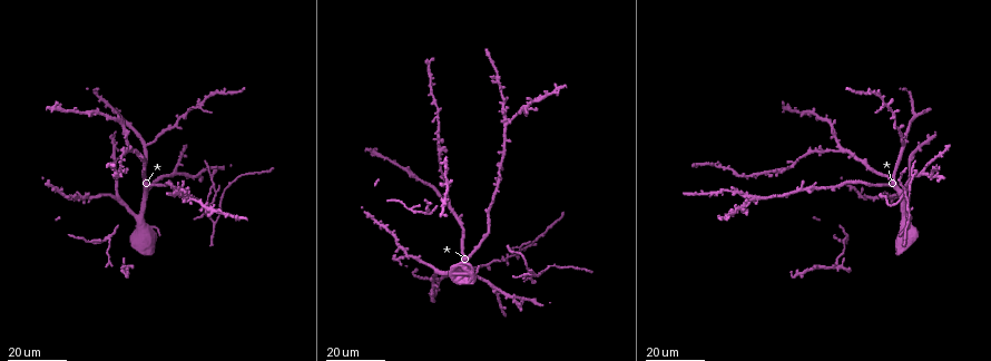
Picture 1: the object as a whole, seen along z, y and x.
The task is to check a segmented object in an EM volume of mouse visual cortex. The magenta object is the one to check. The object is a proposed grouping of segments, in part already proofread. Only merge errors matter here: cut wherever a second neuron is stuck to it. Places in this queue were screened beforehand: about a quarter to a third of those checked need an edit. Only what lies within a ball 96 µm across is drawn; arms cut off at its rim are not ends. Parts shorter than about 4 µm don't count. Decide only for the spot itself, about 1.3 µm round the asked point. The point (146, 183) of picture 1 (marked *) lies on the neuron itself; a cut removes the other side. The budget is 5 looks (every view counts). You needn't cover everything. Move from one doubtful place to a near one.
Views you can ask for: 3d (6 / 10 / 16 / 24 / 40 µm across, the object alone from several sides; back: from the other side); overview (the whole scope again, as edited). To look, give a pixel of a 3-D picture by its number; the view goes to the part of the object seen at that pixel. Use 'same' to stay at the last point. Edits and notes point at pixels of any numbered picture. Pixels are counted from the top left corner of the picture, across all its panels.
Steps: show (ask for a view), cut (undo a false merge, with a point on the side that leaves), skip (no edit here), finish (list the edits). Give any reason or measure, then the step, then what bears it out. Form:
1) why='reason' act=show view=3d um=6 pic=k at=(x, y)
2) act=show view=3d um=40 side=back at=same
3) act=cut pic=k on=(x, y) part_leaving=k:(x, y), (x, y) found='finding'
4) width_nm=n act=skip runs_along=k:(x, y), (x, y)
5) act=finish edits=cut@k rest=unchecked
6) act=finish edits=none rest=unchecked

why='thin arm on a thick one' act=show view=3d um=16 pic=1 at=(493, 288)

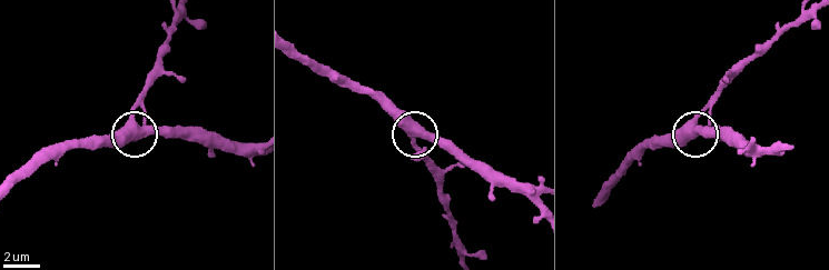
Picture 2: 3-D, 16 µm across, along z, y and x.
why='zoom in' act=show view=3d um=10 pic=2 at=(415, 133)

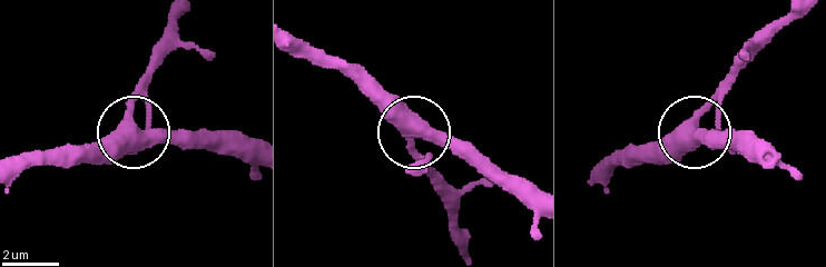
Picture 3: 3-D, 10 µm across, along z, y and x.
act=skip found='one neuron here'

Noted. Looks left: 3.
act=show view=3d um=16 pic=1 at=(518, 250)

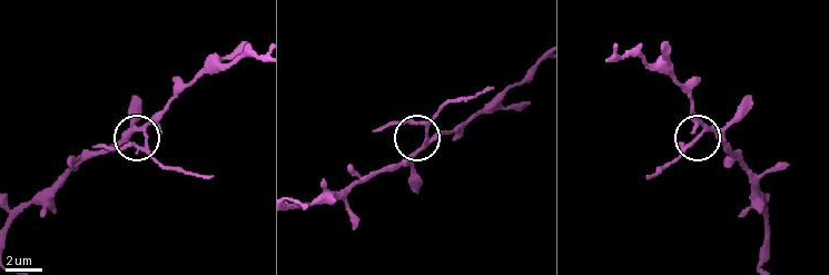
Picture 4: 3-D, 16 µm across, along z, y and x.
why='closer look' act=show view=3d um=10 pic=4 at=(426, 144)

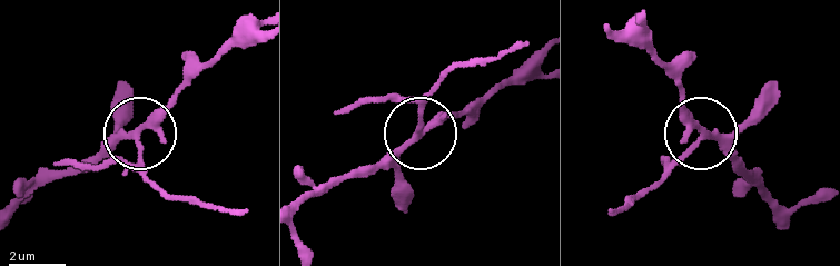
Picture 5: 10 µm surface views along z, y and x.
arms=3 act=cut pic=5 on=(121, 175) part_leaving=5:(138, 146), (145, 173), (174, 196), (244, 214) found='two neurons meet here'

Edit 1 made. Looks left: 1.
act=finish edits=cut@5 rest=unchecked

